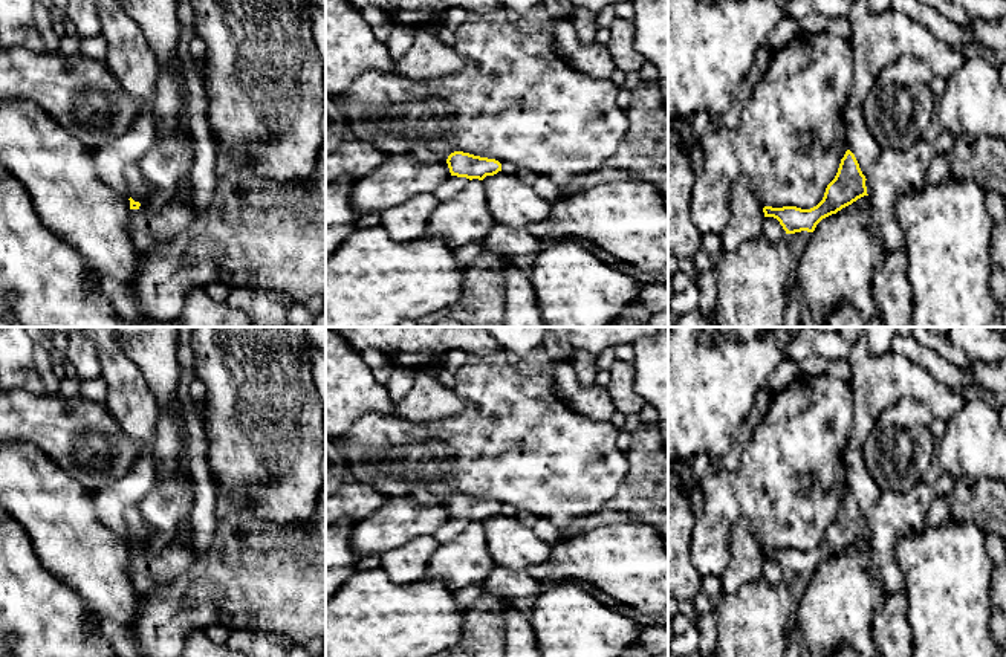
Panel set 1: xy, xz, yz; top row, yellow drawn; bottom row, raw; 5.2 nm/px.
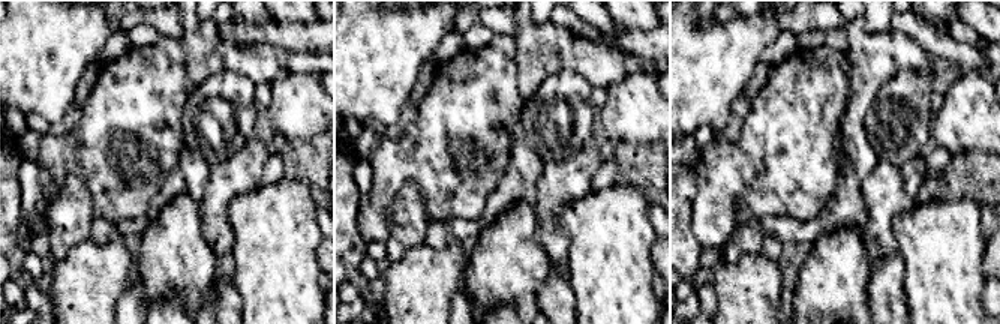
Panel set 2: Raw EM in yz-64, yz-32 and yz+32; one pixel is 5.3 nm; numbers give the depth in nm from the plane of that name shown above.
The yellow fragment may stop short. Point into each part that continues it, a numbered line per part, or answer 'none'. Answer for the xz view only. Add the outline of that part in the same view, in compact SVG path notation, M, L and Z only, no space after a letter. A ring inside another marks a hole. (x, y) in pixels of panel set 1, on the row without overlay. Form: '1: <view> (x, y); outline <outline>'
1: xz (453, 527); outline M449 518L445 524L442 524L442 526L434 532L433 536L434 536L440 544L446 544L446 542L456 539L457 536L460 536L468 526L469 526L469 521L466 521L466 519Z

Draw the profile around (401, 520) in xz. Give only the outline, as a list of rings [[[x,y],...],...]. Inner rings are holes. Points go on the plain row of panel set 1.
[[[388,498],[361,521],[355,521],[352,550],[365,558],[381,555],[434,532],[451,518],[446,504],[425,506],[411,498]]]

